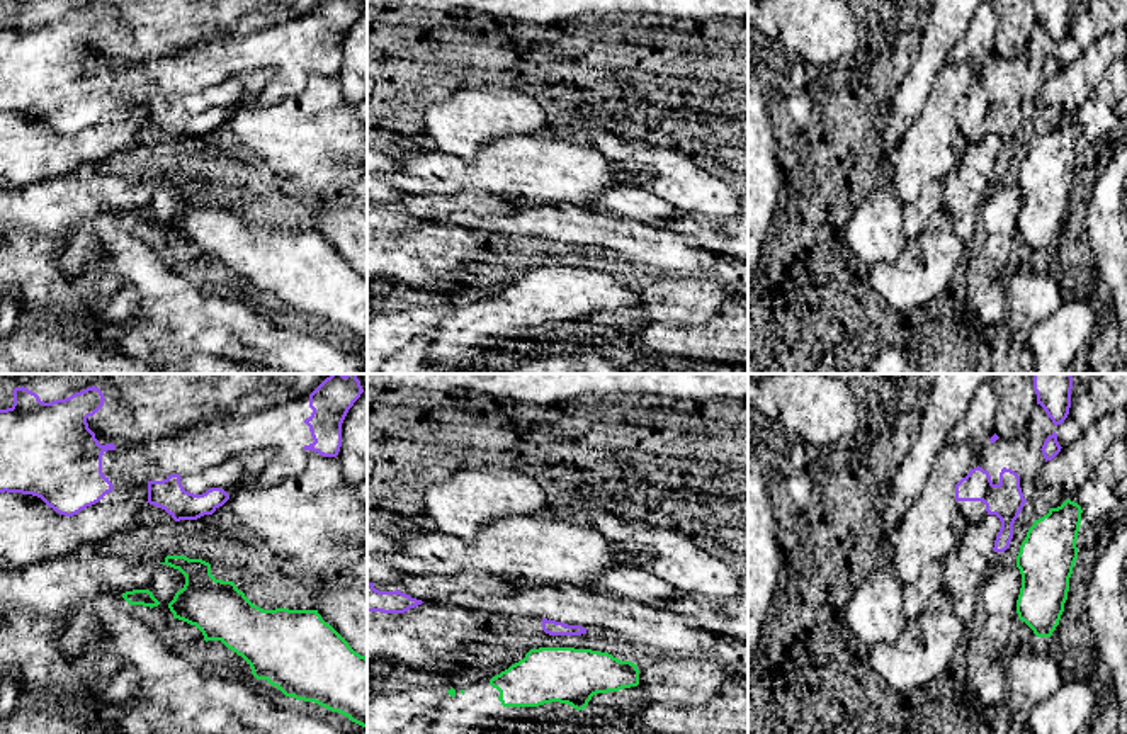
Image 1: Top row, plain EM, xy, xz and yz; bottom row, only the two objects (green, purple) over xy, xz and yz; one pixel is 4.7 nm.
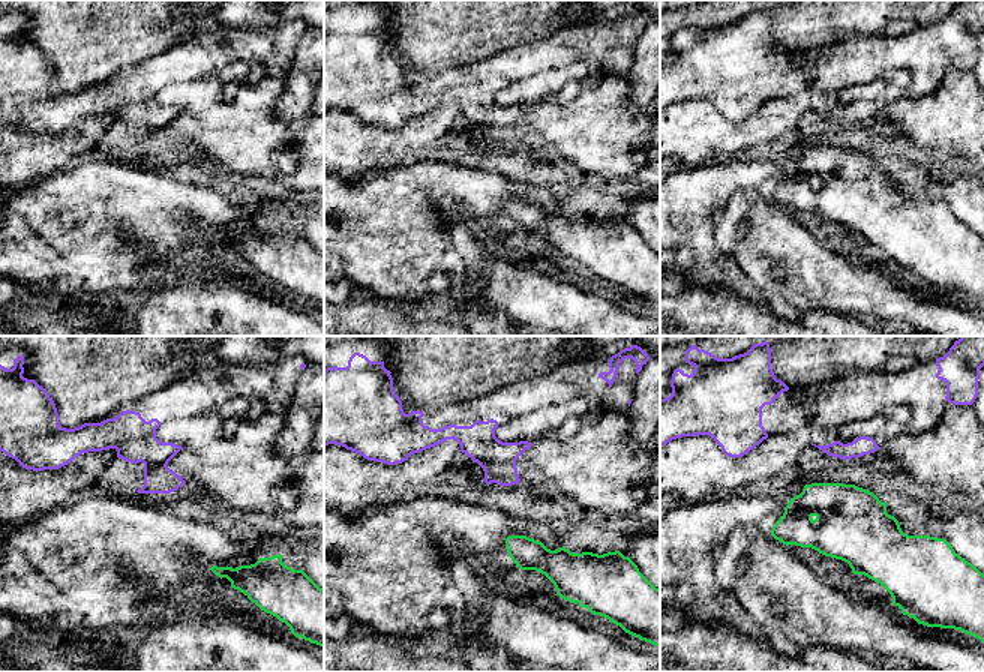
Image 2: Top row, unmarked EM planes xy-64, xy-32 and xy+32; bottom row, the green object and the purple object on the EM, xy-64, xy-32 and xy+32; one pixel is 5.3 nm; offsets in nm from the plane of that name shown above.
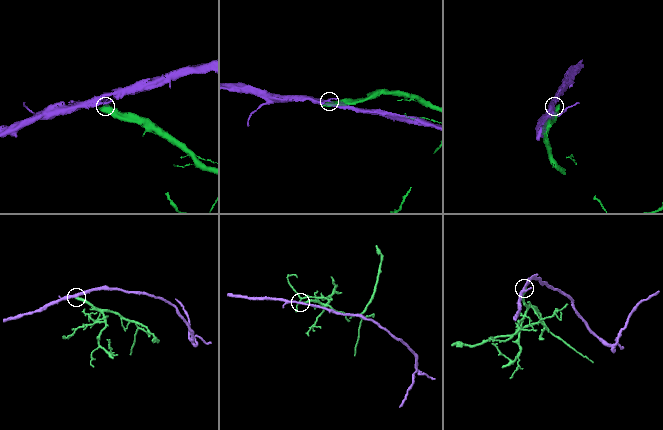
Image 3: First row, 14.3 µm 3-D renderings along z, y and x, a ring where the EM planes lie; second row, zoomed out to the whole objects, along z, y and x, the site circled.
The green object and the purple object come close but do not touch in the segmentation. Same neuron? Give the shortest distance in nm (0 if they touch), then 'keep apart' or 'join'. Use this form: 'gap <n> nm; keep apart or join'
gap 50 nm; keep apart

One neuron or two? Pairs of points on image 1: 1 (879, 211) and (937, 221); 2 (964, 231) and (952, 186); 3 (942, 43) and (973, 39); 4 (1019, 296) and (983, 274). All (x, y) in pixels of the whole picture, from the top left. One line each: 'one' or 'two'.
1: two
2: one
3: two
4: two

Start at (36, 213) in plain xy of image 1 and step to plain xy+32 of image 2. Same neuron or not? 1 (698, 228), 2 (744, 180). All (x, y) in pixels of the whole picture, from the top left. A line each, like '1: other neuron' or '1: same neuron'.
1: same neuron
2: same neuron

